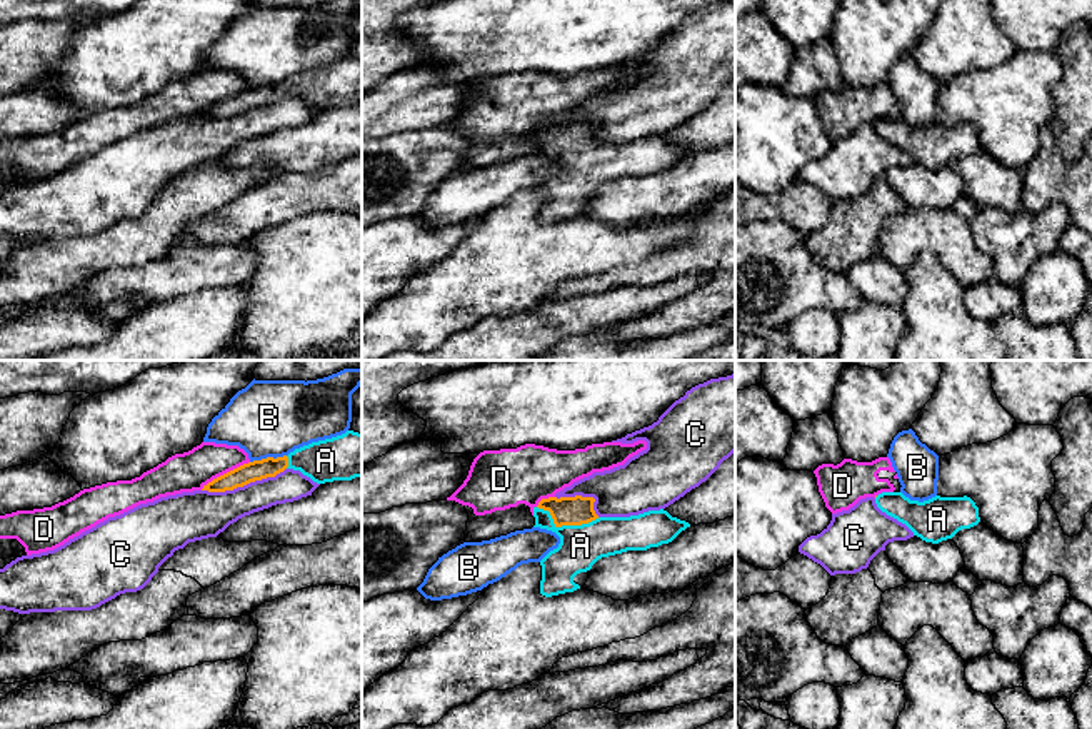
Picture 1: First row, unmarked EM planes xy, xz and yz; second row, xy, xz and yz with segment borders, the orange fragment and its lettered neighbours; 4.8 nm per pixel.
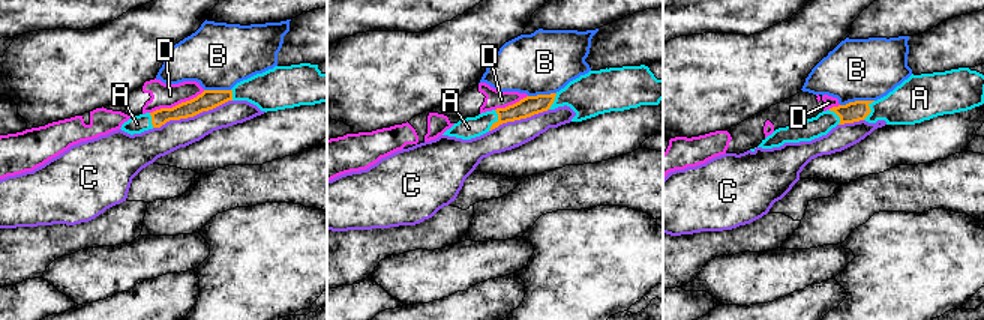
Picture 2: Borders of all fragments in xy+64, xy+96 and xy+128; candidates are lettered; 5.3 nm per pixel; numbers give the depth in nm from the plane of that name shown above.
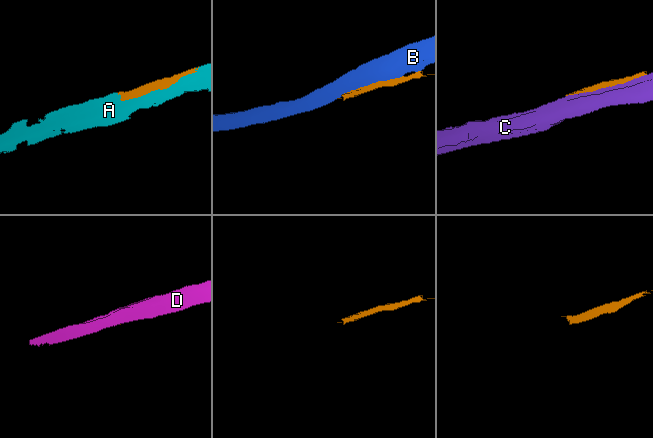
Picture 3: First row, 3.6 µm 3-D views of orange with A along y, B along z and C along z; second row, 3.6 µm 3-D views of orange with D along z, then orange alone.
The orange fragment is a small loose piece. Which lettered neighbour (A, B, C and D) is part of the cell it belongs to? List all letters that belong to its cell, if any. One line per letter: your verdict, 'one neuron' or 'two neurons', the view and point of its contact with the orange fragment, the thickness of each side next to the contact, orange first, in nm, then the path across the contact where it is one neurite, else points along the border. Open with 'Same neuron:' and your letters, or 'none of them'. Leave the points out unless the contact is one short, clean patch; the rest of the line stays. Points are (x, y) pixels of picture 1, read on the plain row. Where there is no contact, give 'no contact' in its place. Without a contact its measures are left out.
Same neuron: A
A: one neuron; meets orange in xz at (566, 150); 140 nm thick on the orange side, 200 nm on the other
B: two neurons; meets orange in xy at (267, 84); 100 nm thick on the orange side, 360 nm on the other
C: two neurons; meets orange in xy at (244, 110); 100 nm thick on the orange side, 240 nm on the other
D: two neurons; meets orange in xy at (224, 100); 100 nm thick on the orange side, 190 nm on the other

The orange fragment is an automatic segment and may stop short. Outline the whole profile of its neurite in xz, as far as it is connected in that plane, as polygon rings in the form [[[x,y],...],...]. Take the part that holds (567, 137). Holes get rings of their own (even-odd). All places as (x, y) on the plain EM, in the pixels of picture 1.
[[[582,122],[549,123],[533,133],[533,153],[560,163],[559,173],[540,187],[542,222],[574,219],[585,212],[599,185],[669,170],[690,153],[664,135],[630,143],[599,143],[594,128],[594,123]]]

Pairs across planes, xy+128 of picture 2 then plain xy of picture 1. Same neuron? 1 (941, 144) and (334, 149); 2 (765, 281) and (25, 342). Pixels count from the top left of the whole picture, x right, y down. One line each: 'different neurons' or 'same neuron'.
1: same neuron
2: different neurons

